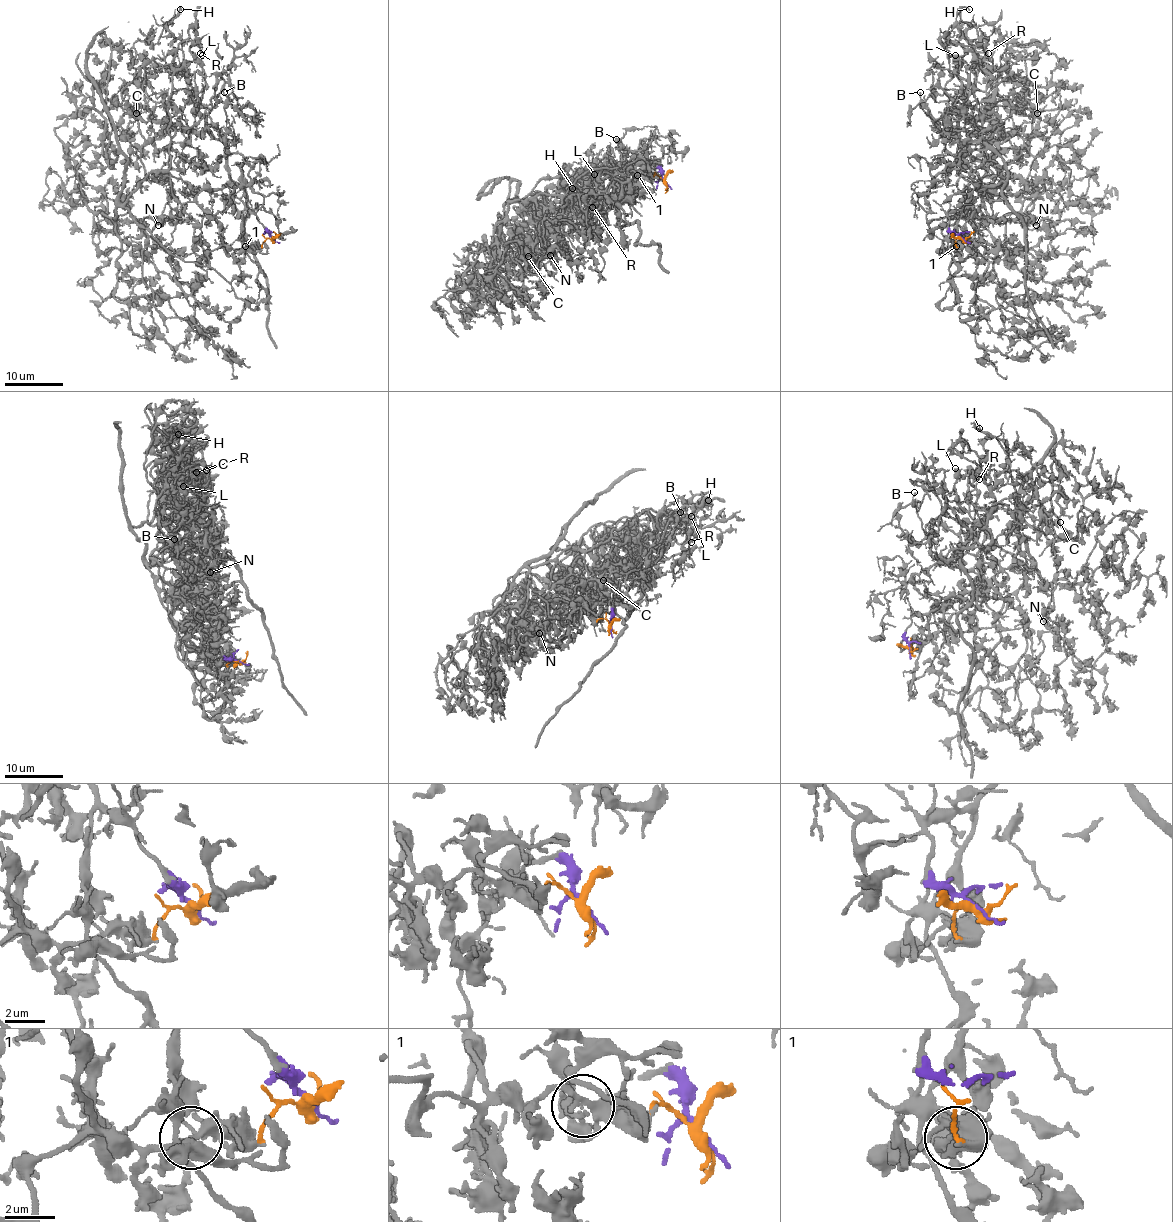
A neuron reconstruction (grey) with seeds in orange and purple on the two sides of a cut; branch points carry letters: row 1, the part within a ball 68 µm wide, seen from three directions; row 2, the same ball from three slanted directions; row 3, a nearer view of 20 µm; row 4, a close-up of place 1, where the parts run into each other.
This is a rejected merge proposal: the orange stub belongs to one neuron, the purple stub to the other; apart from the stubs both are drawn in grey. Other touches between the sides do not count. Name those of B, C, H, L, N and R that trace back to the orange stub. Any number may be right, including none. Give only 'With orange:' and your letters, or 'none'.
With orange: C, N

